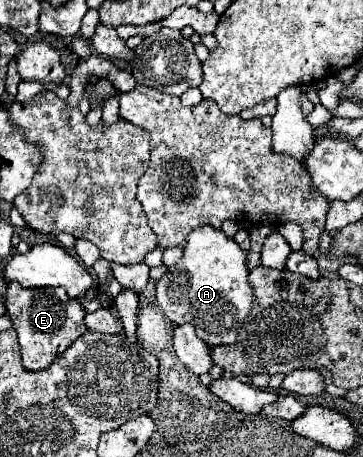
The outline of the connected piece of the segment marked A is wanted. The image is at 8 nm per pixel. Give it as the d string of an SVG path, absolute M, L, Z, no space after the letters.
M209 224L195 228L187 236L187 242L183 246L183 258L157 280L157 286L155 286L157 304L161 306L161 310L167 314L167 318L173 324L193 324L197 336L209 346L235 344L239 328L243 328L243 322L255 302L253 290L247 282L249 270L245 266L245 256L247 254L239 248L239 244L233 238L227 238L223 230L215 230Z

